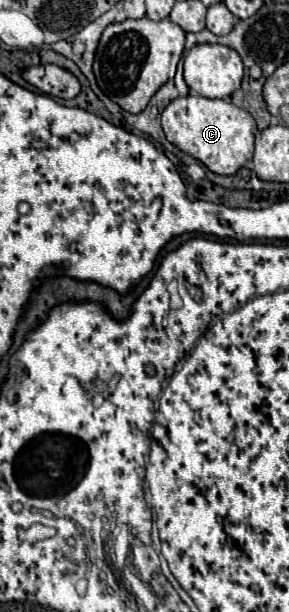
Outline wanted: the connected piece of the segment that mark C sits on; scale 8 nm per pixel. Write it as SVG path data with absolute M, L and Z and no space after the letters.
M199 94L175 98L163 110L161 126L173 146L201 160L215 174L233 176L247 160L253 158L253 140L257 130L255 120L247 110L227 100L211 100Z

